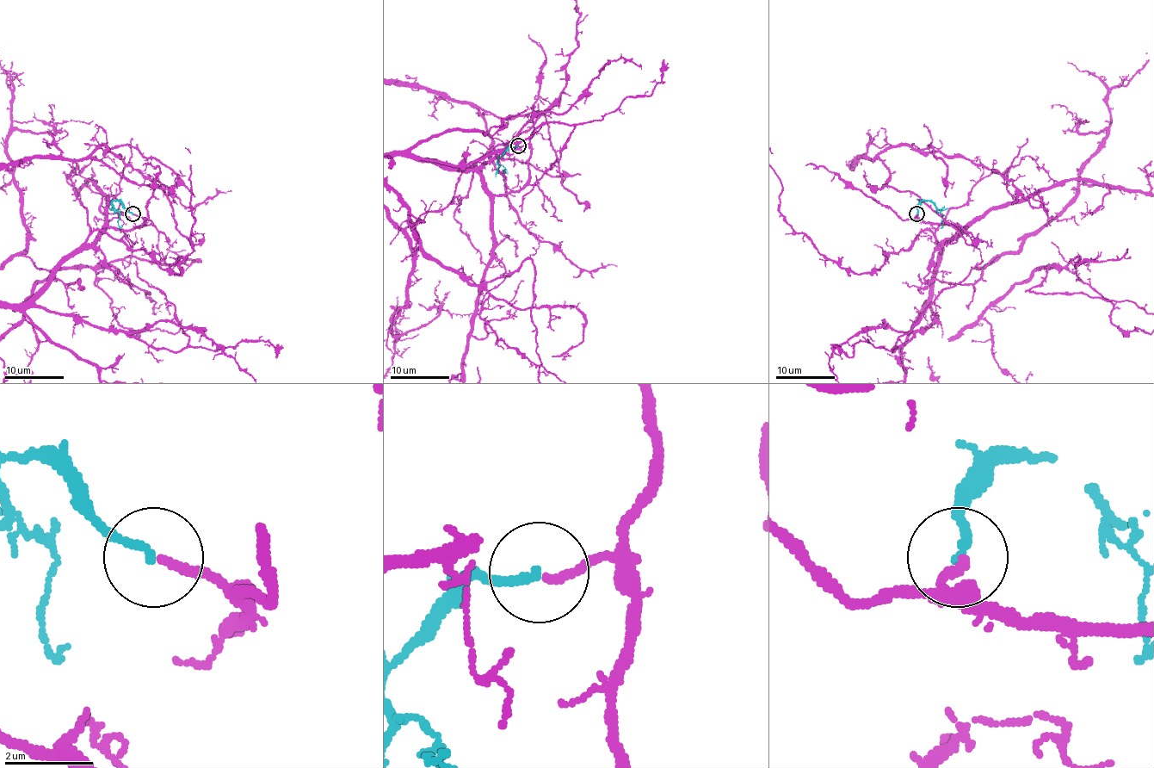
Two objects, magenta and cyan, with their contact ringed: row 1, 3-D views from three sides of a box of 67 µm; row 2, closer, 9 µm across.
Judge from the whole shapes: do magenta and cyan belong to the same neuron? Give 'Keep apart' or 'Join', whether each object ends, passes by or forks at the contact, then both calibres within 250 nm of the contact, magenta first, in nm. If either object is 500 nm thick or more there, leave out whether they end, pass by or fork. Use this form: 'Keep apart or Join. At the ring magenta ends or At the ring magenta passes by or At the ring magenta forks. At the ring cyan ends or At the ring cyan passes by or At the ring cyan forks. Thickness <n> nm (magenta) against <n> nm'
Join. At the ring magenta ends. At the ring cyan ends. Thickness 190 nm (magenta) against 200 nm

